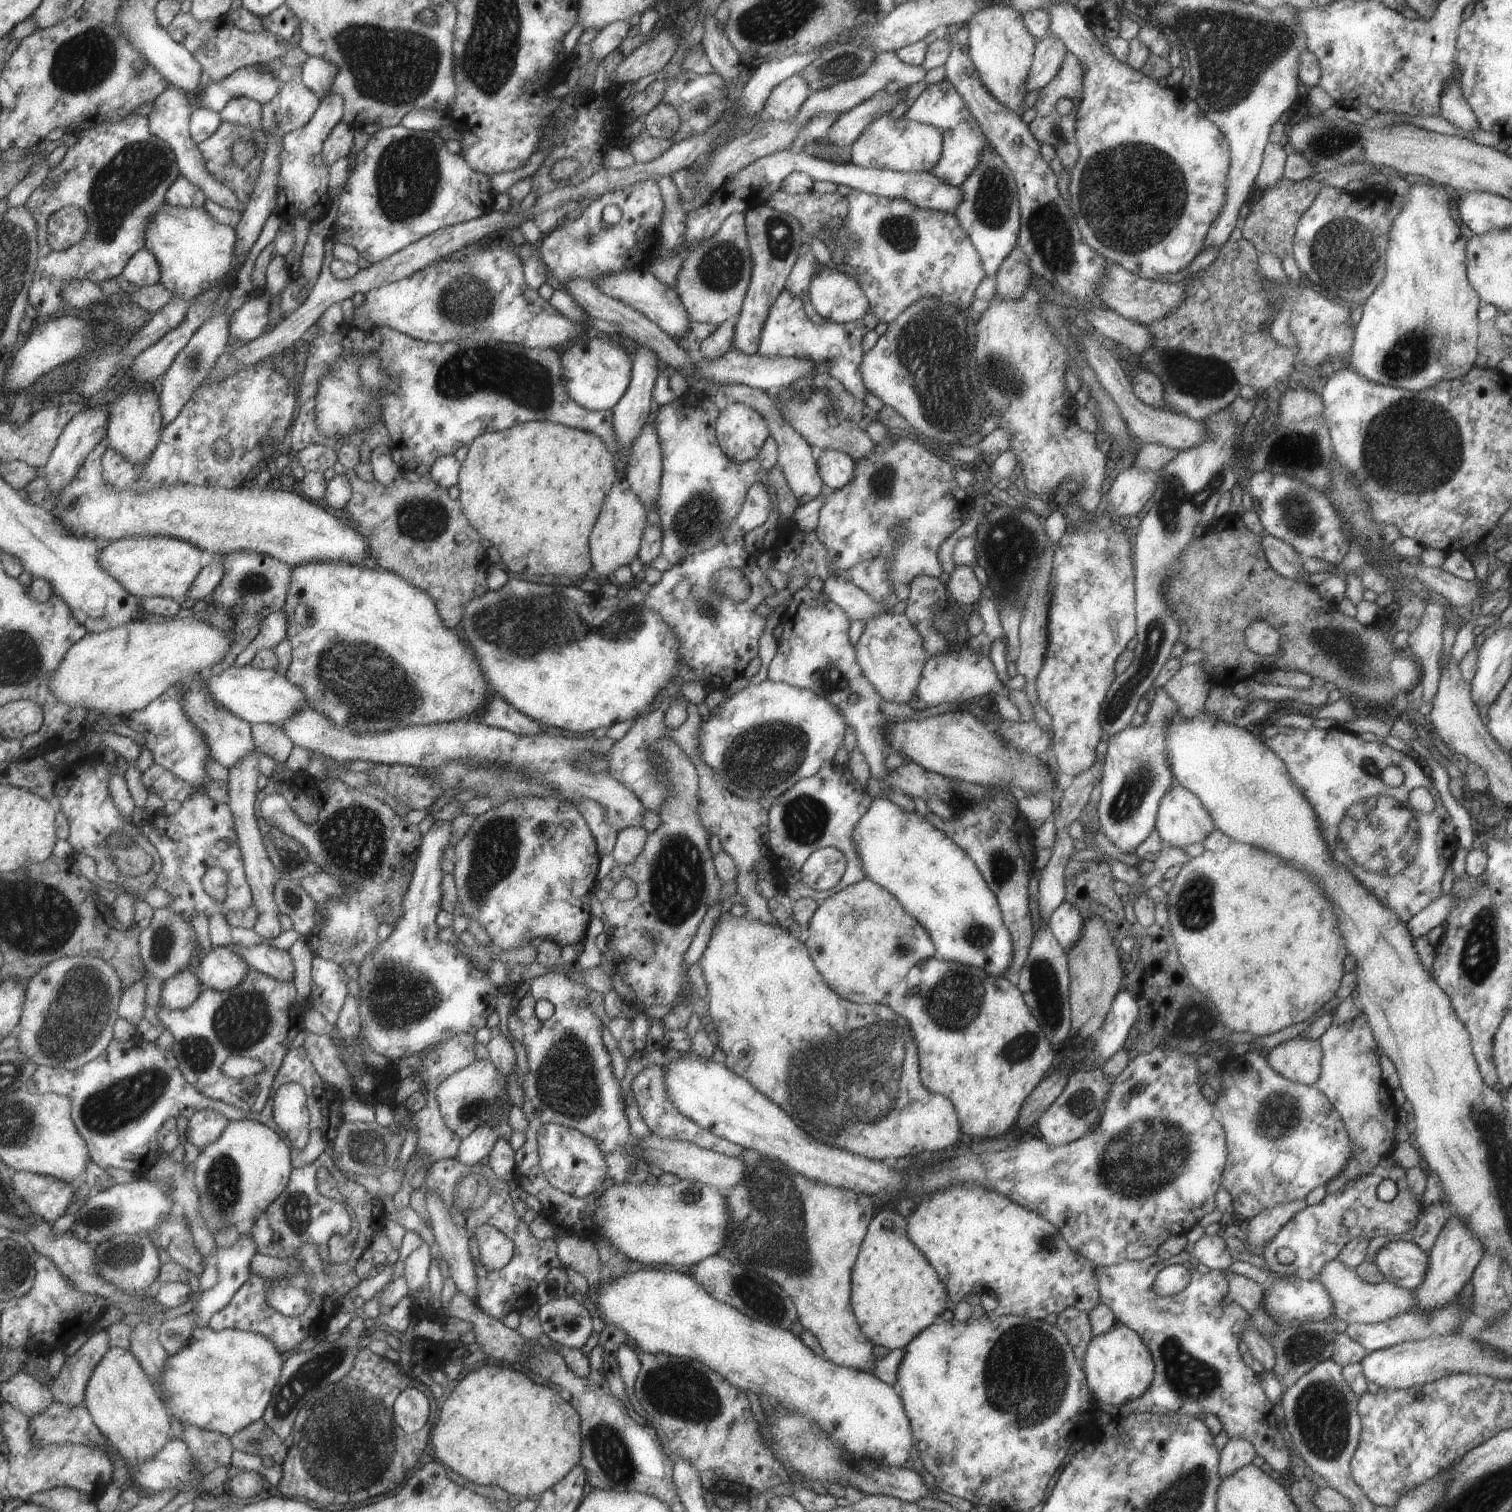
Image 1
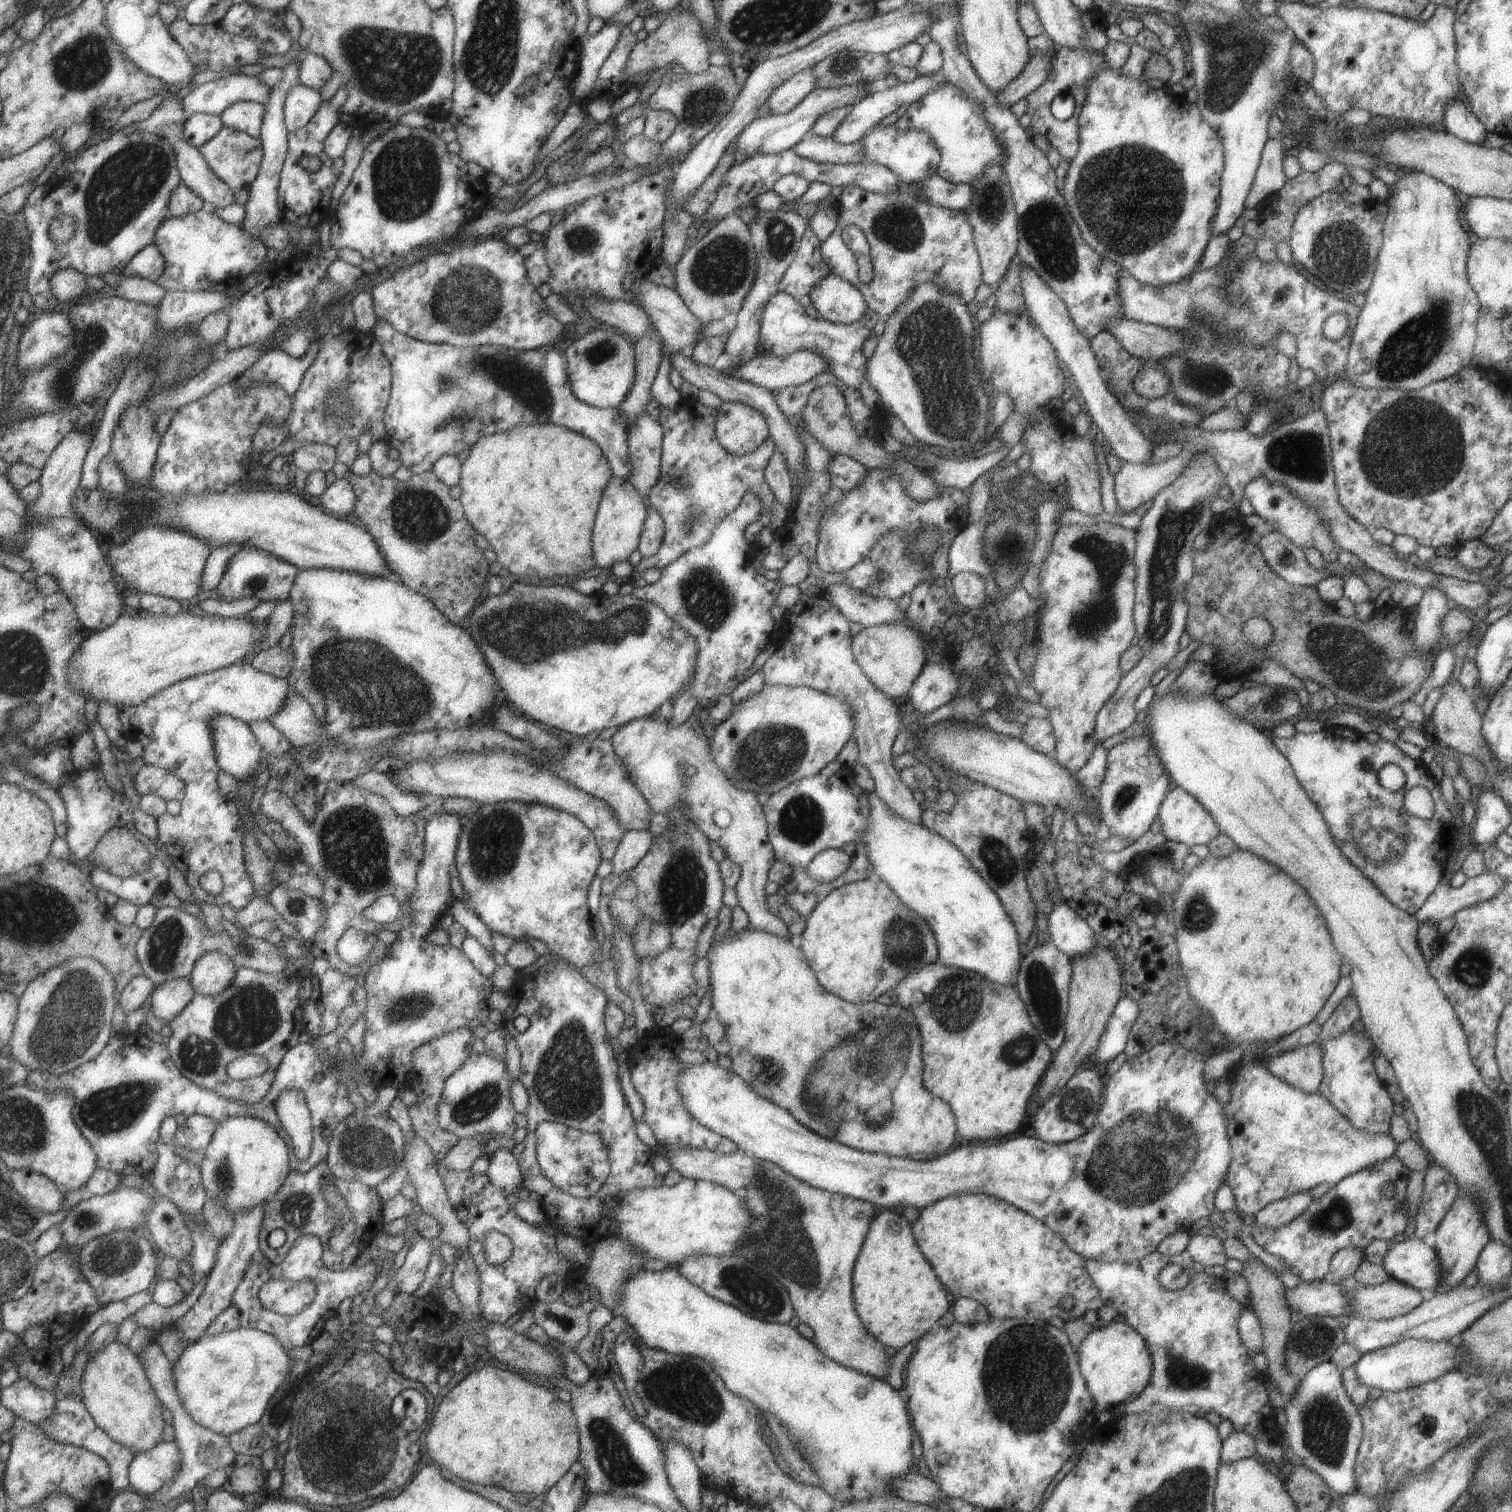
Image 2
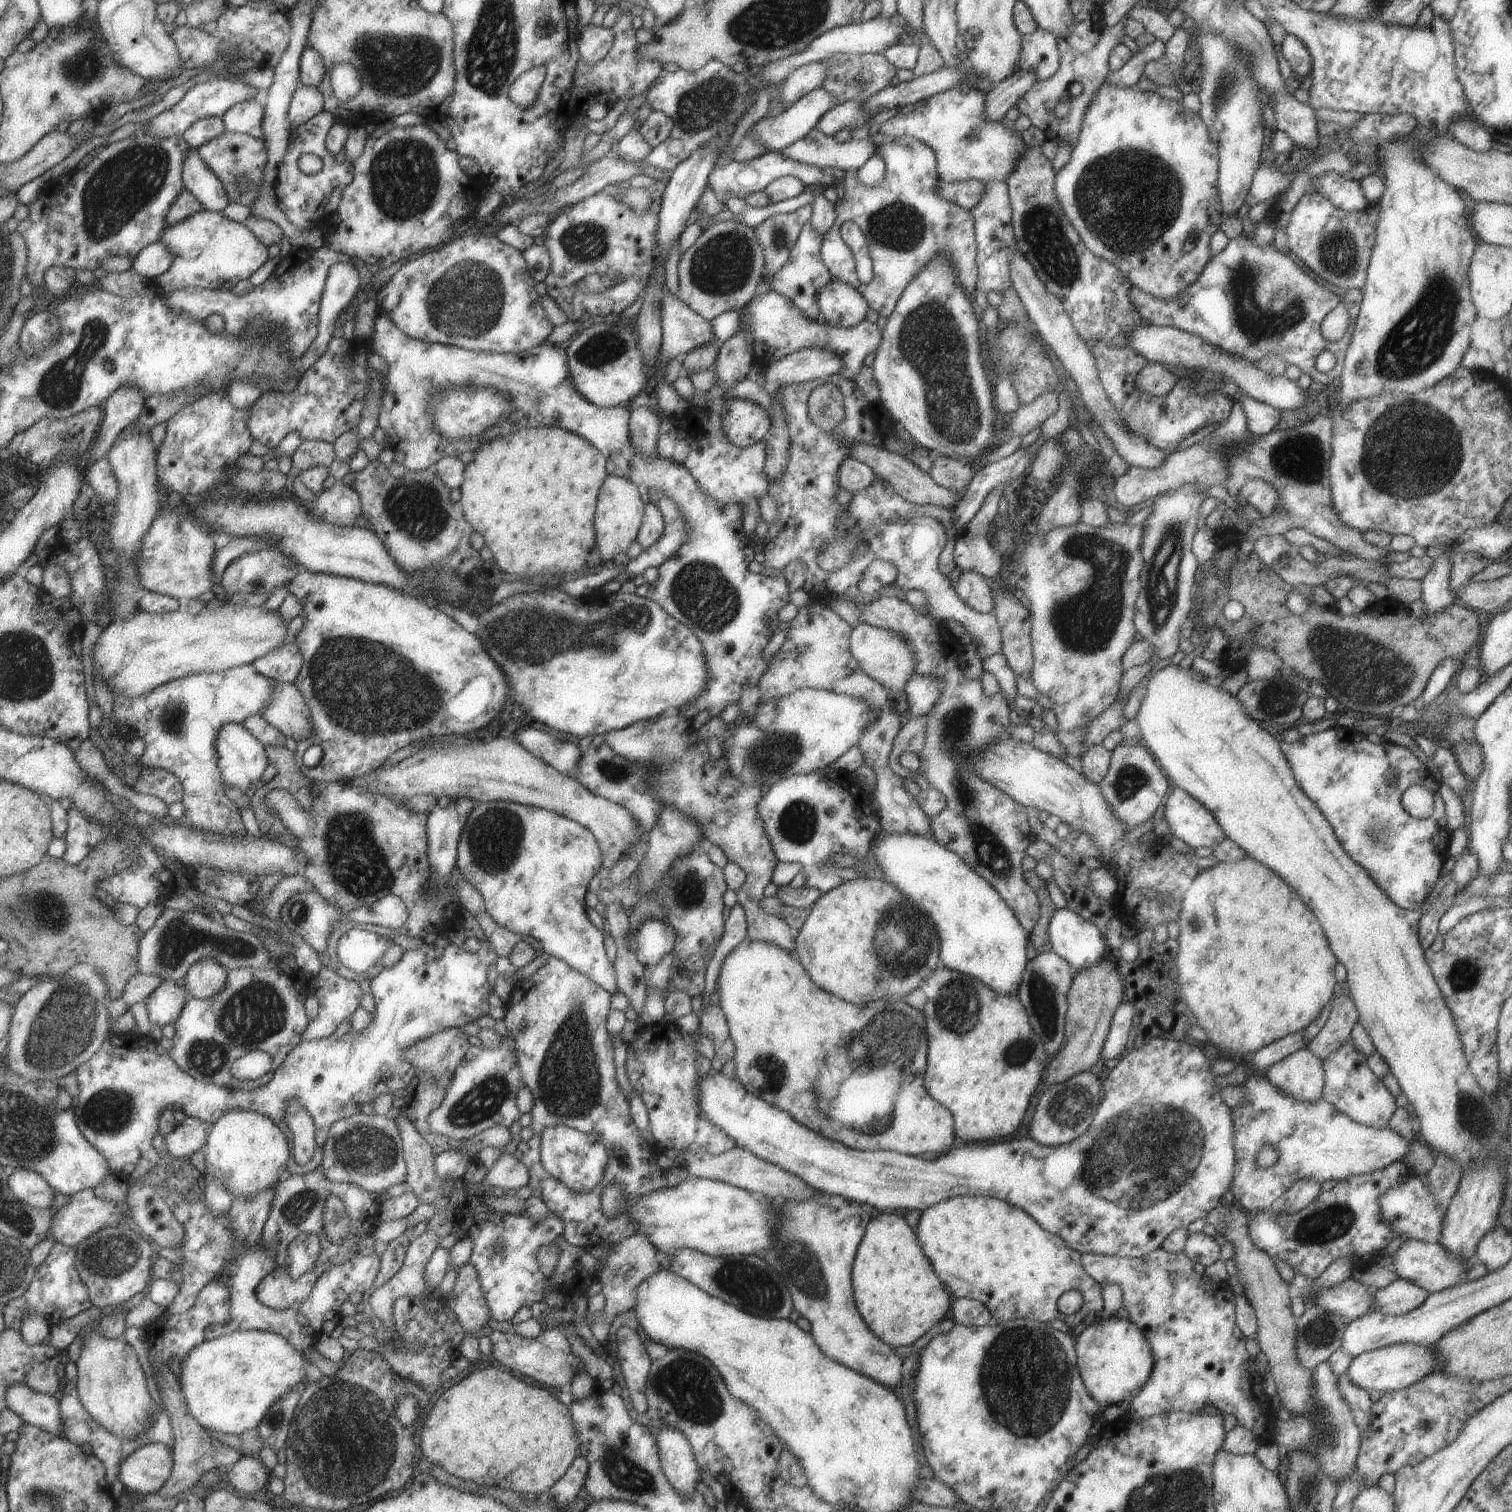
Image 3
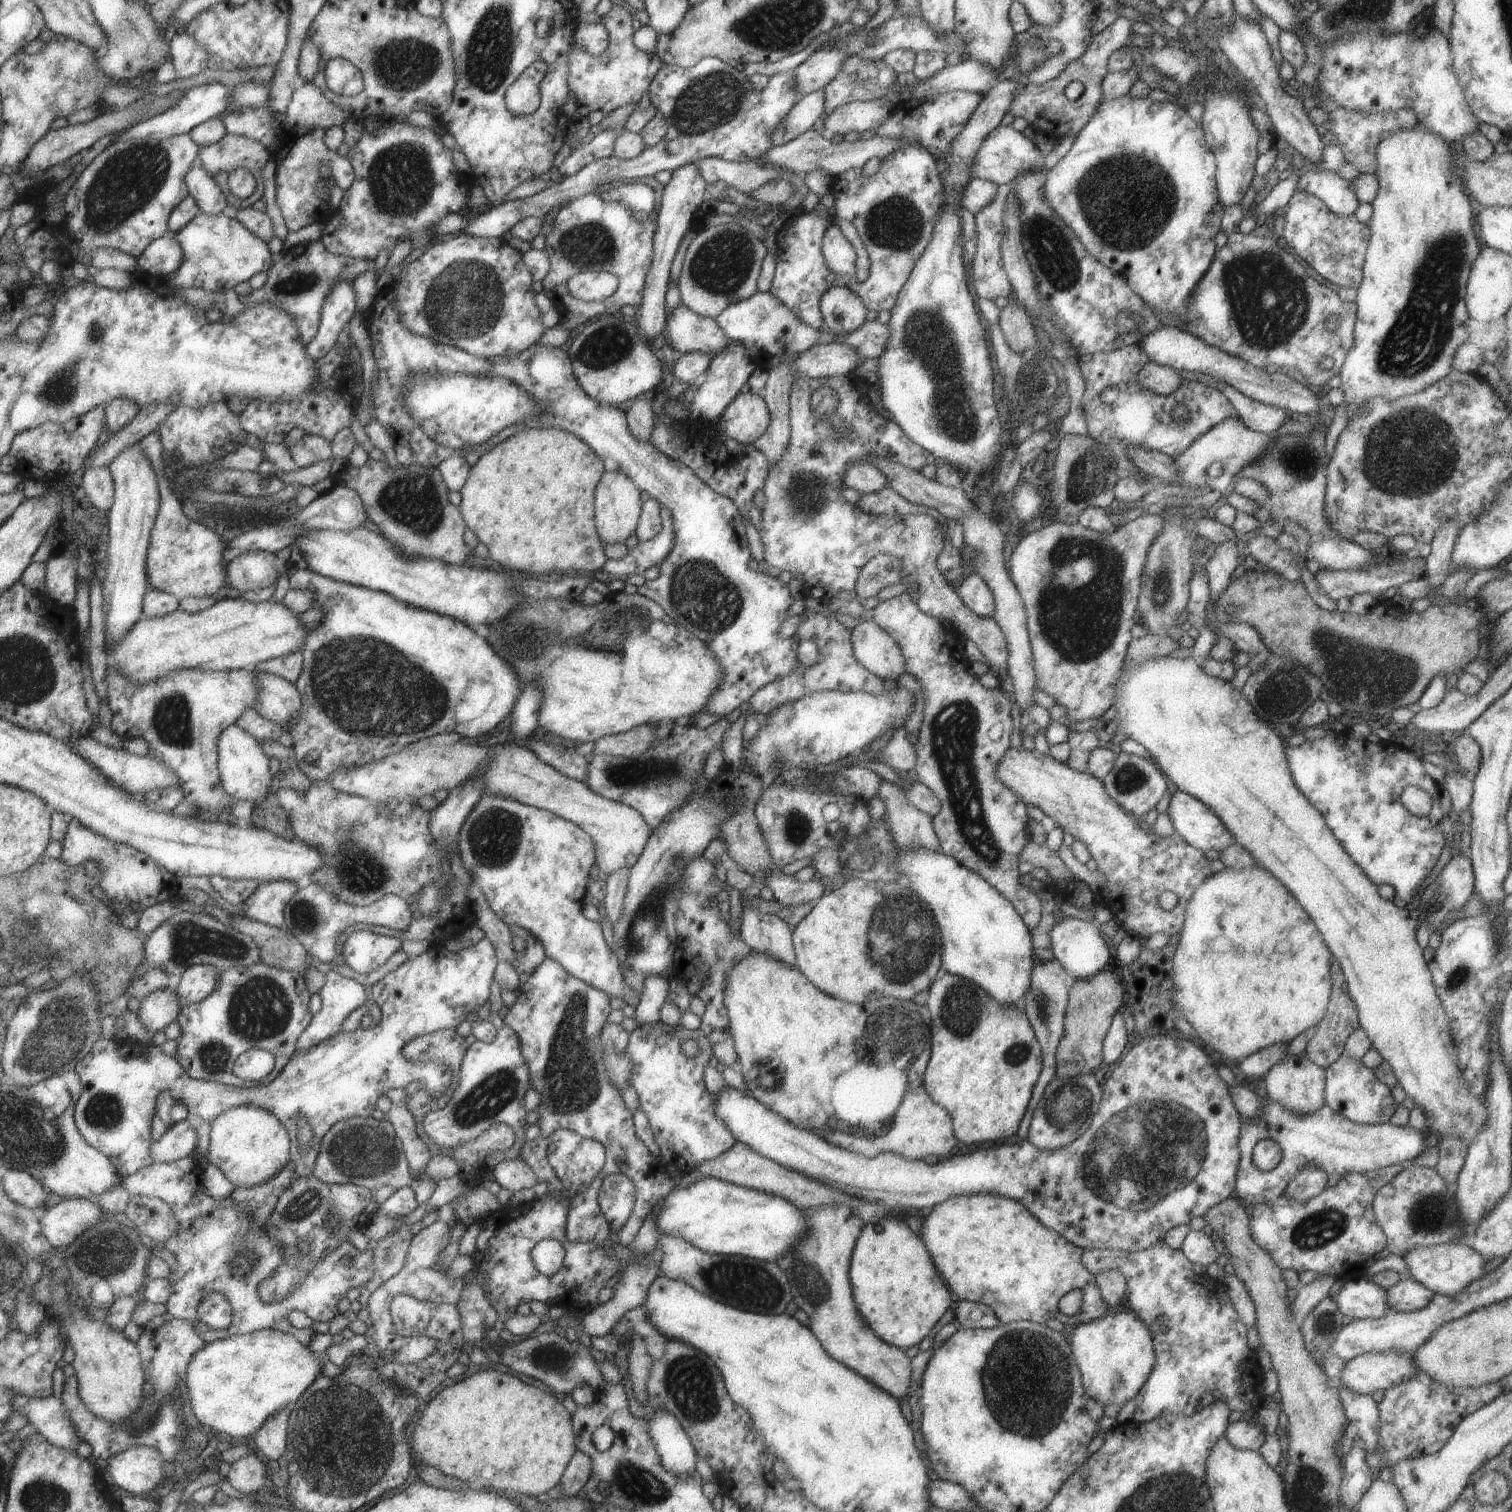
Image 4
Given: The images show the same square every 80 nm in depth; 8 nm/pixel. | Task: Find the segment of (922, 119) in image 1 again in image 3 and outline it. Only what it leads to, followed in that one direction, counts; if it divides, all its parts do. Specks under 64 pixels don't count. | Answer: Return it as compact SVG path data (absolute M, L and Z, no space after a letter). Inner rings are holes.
M955 85L943 92L902 106L901 111L885 120L878 131L892 139L903 135L914 136L930 146L936 156L938 178L943 179L945 182L952 183L953 181L968 181L971 179L975 179L980 183L991 179L1004 181L1027 144L1025 144L1022 135L1013 132L1013 130L1010 131L1001 123L990 121L984 115L984 95L985 93L979 89L965 85Z

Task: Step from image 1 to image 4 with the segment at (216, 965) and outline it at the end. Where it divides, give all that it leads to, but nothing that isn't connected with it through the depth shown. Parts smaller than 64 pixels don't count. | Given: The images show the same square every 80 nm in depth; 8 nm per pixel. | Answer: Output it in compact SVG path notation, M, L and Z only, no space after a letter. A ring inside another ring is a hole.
M191 965L180 974L180 982L175 988L181 1004L191 1004L209 996L218 984L218 968L209 965Z

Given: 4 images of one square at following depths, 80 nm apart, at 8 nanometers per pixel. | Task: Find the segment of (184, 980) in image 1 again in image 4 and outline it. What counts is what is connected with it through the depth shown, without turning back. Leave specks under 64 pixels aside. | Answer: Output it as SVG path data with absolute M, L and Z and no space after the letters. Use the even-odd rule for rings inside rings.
M168 988L159 989L140 1000L137 1018L147 1032L163 1031L178 1018L181 1006L177 993Z

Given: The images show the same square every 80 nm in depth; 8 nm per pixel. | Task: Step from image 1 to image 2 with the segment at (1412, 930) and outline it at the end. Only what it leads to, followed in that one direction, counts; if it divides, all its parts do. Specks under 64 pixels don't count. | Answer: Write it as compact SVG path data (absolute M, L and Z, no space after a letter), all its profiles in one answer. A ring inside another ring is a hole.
M1488 871L1466 879L1455 888L1447 886L1445 878L1442 877L1435 890L1412 916L1415 916L1417 923L1438 924L1441 919L1452 916L1463 908L1489 900L1501 888L1503 878Z

